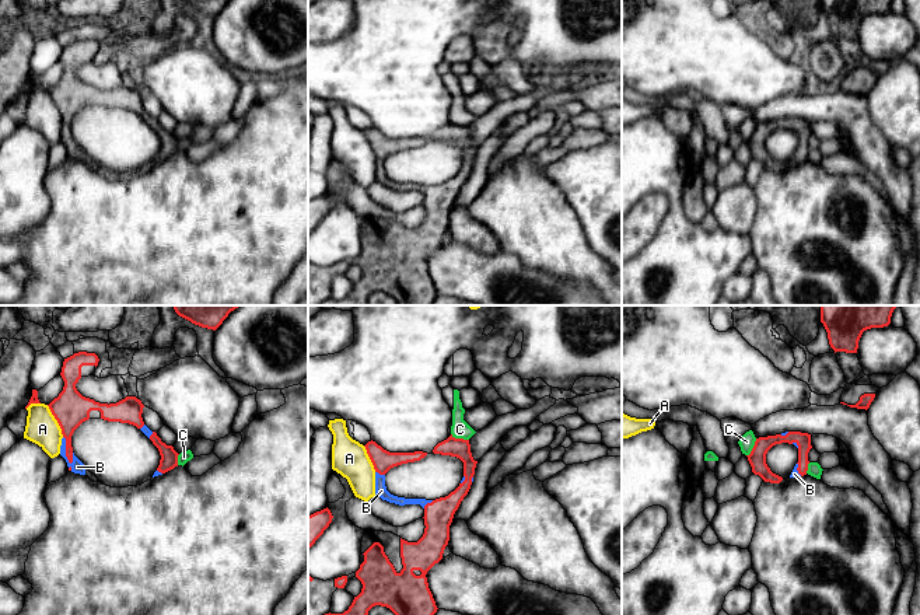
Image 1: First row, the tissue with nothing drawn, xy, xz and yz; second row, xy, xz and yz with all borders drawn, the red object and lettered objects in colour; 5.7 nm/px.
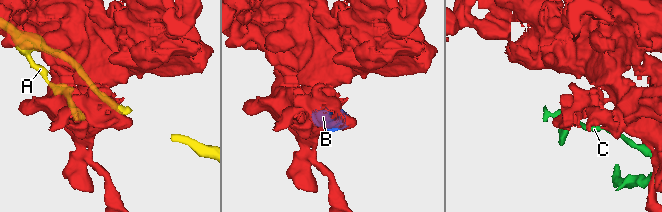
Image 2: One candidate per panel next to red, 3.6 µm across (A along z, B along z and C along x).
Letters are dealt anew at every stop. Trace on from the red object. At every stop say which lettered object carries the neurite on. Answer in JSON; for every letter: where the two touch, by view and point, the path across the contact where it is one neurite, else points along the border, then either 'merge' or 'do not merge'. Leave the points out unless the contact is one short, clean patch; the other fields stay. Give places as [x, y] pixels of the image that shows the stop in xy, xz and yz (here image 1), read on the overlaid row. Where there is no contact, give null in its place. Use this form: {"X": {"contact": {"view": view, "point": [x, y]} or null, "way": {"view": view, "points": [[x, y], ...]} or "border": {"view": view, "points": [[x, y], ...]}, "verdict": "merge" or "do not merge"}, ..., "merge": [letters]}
{"A": {"contact": {"view": "xy", "point": [56, 419]}, "verdict": "do not merge"}, "B": {"contact": {"view": "xy", "point": [66, 453]}, "verdict": "merge"}, "C": {"contact": {"view": "xz", "point": [460, 439]}, "verdict": "do not merge"}, "merge": ["B"]}

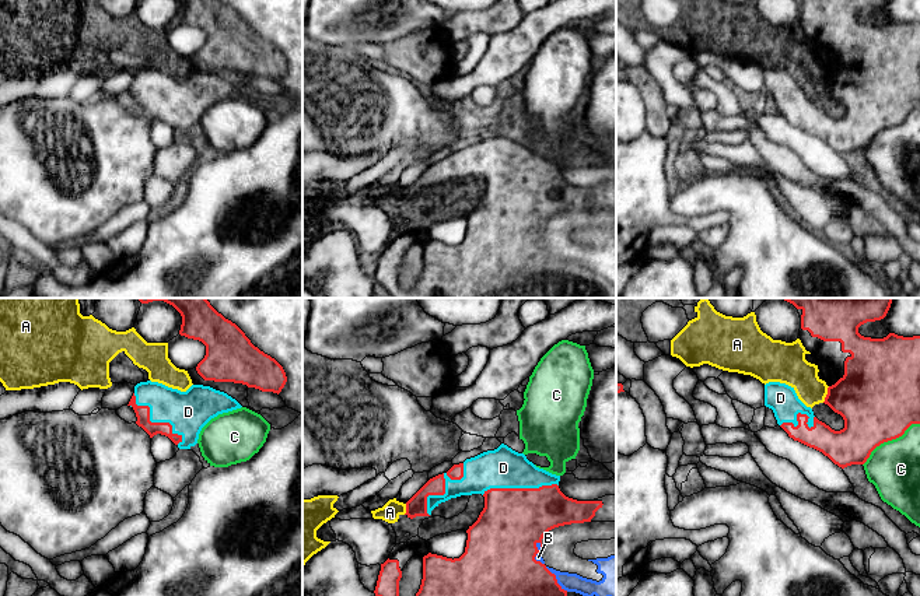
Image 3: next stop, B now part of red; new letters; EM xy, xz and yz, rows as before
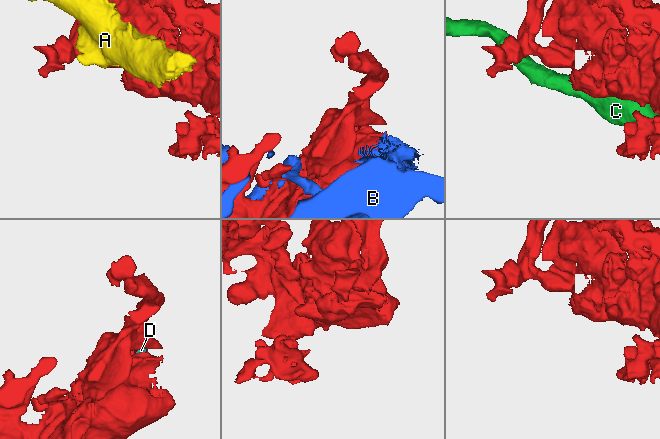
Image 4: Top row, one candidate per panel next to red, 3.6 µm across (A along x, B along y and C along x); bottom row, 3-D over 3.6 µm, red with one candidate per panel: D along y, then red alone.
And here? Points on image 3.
{"A": {"contact": {"view": "yz", "point": [826, 395]}, "verdict": "do not merge"}, "B": {"contact": {"view": "xz", "point": [556, 579]}, "verdict": "do not merge"}, "C": {"contact": {"view": "yz", "point": [888, 440]}, "verdict": "do not merge"}, "D": {"contact": {"view": "xz", "point": [444, 487]}, "verdict": "merge"}, "merge": ["D"]}

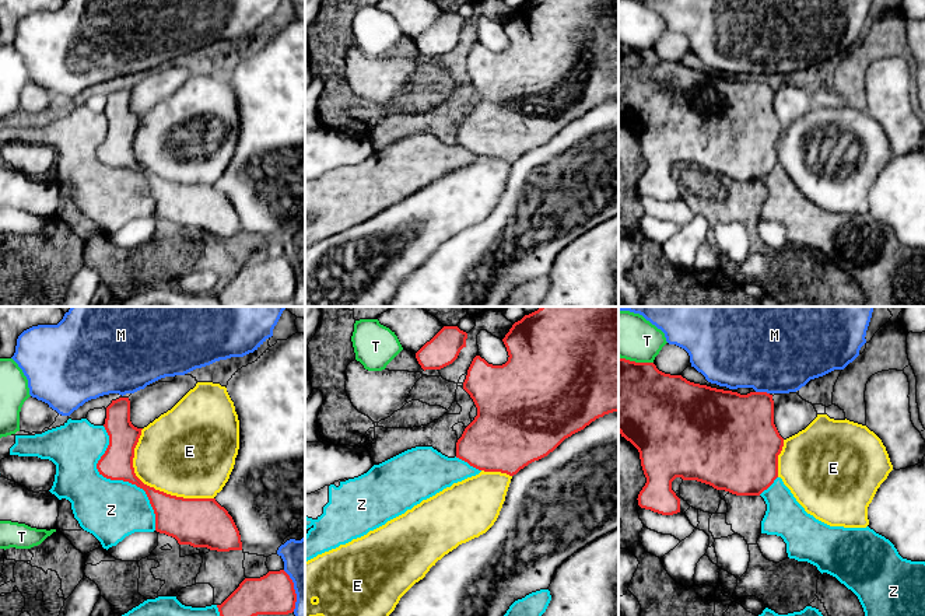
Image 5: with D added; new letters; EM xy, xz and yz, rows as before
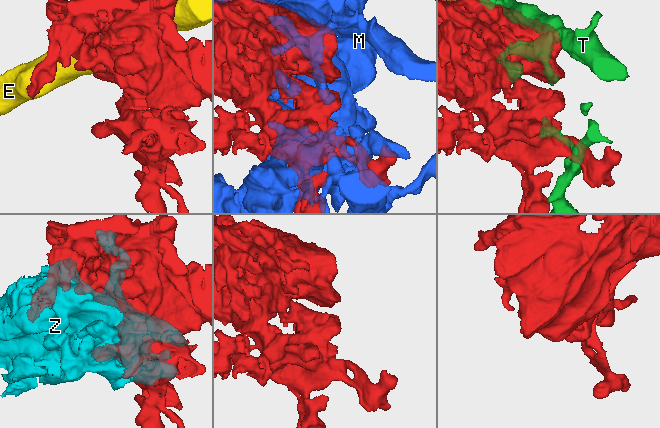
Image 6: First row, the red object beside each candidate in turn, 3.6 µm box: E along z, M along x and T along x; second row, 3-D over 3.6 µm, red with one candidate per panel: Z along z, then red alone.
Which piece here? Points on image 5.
{"E": {"contact": {"view": "xy", "point": [153, 487]}, "verdict": "do not merge"}, "M": {"contact": {"view": "yz", "point": [763, 392]}, "verdict": "do not merge"}, "T": {"contact": {"view": "yz", "point": [634, 361]}, "verdict": "do not merge"}, "Z": {"contact": {"view": "xy", "point": [118, 479]}, "verdict": "merge"}, "merge": ["Z"]}

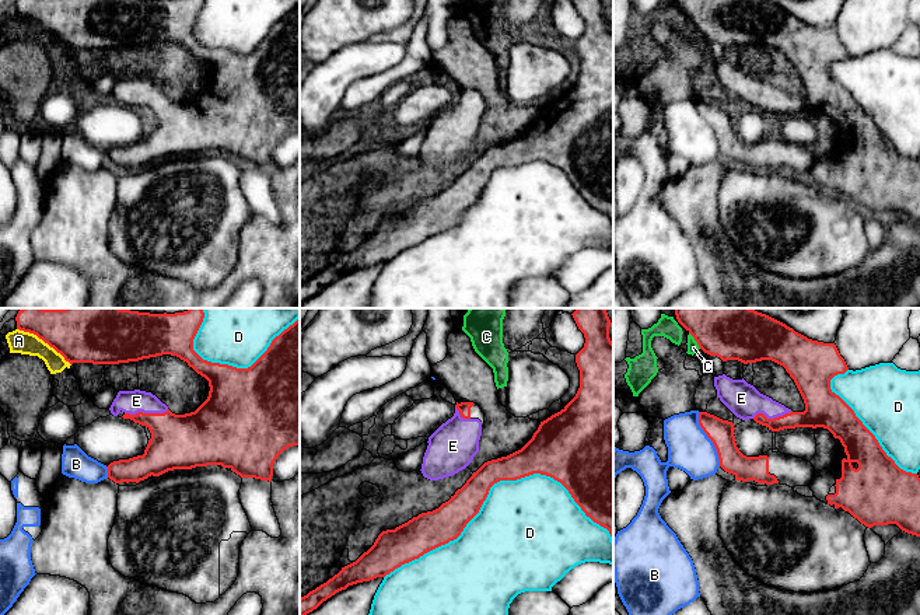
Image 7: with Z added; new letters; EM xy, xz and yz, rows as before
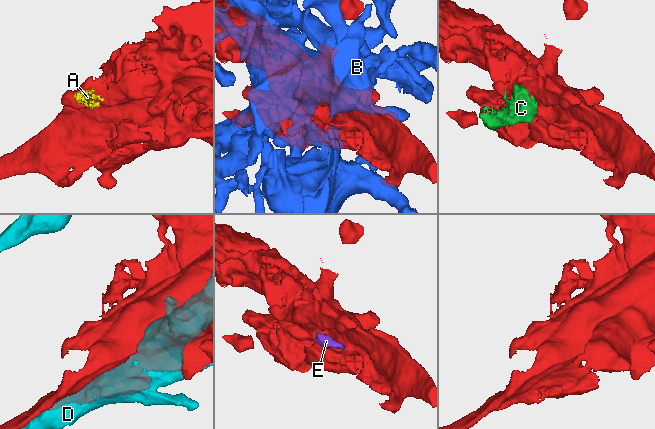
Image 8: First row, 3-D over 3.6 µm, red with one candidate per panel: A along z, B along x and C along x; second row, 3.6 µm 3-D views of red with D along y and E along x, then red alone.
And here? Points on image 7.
{"A": {"contact": {"view": "xy", "point": [44, 341]}, "verdict": "do not merge"}, "B": {"contact": {"view": "yz", "point": [709, 437]}, "verdict": "do not merge"}, "C": {"contact": {"view": "yz", "point": [695, 339]}, "verdict": "do not merge"}, "D": {"contact": {"view": "xz", "point": [493, 484]}, "verdict": "do not merge"}, "E": {"contact": {"view": "xy", "point": [146, 413]}, "way": {"view": "xy", "points": [[178, 441], [146, 413], [136, 401]]}, "verdict": "merge"}, "merge": ["E"]}

